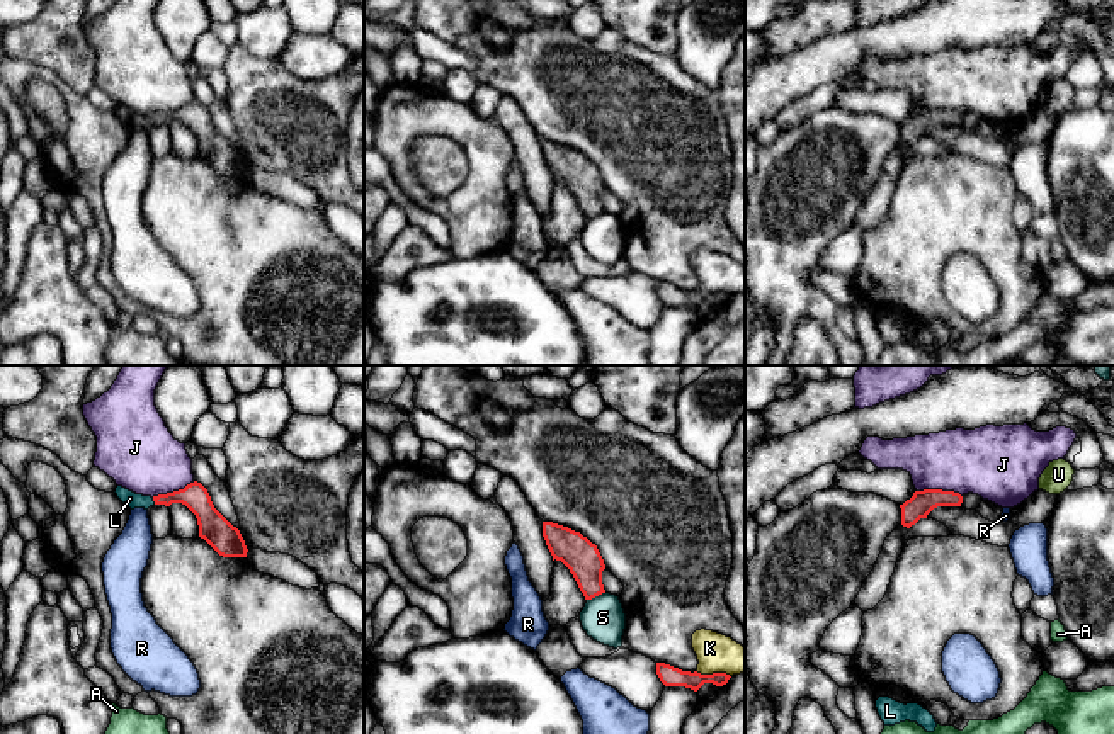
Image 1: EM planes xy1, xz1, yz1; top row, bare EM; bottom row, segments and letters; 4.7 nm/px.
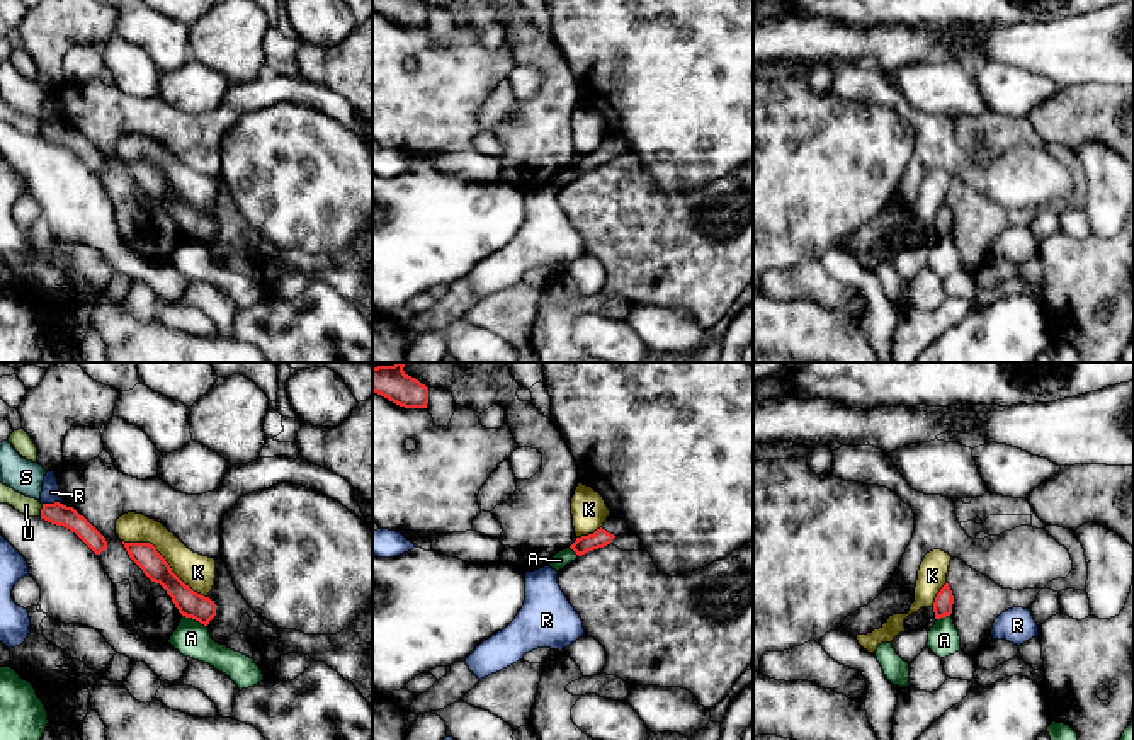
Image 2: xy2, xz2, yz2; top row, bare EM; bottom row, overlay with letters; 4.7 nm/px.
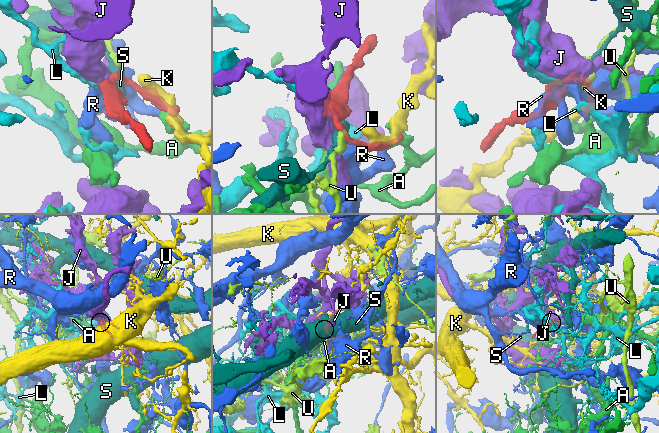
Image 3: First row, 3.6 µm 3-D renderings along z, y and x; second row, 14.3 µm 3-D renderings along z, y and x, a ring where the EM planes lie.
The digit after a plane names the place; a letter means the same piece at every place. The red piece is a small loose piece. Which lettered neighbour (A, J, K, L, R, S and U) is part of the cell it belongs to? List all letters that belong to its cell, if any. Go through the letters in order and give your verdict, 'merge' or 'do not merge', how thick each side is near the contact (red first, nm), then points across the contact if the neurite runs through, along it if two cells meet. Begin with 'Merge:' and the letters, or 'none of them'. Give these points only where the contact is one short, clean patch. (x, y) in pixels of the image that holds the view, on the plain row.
Merge: L
A: do not merge | 130/170 nm | along xy2 (182, 233), (206, 245)
J: do not merge | 110/320 nm | along yz1 (917, 109), (953, 109), (961, 116)
K: do not merge | 130/160 nm
L: merge | 120/70 nm | across xy1 (194, 116), (153, 119), (130, 118)
R: do not merge | 100/90 nm
S: do not merge | 170/200 nm
U: do not merge | 100/90 nm | along xy2 (43, 123), (39, 135)

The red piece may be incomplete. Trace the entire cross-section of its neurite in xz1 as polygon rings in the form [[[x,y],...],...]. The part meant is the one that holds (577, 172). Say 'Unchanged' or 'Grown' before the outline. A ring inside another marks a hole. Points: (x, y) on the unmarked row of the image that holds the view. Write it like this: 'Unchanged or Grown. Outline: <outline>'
Unchanged. Outline: [[[543,141],[543,156],[553,175],[573,194],[585,219],[605,212],[602,204],[604,178],[595,163],[568,146]]]

